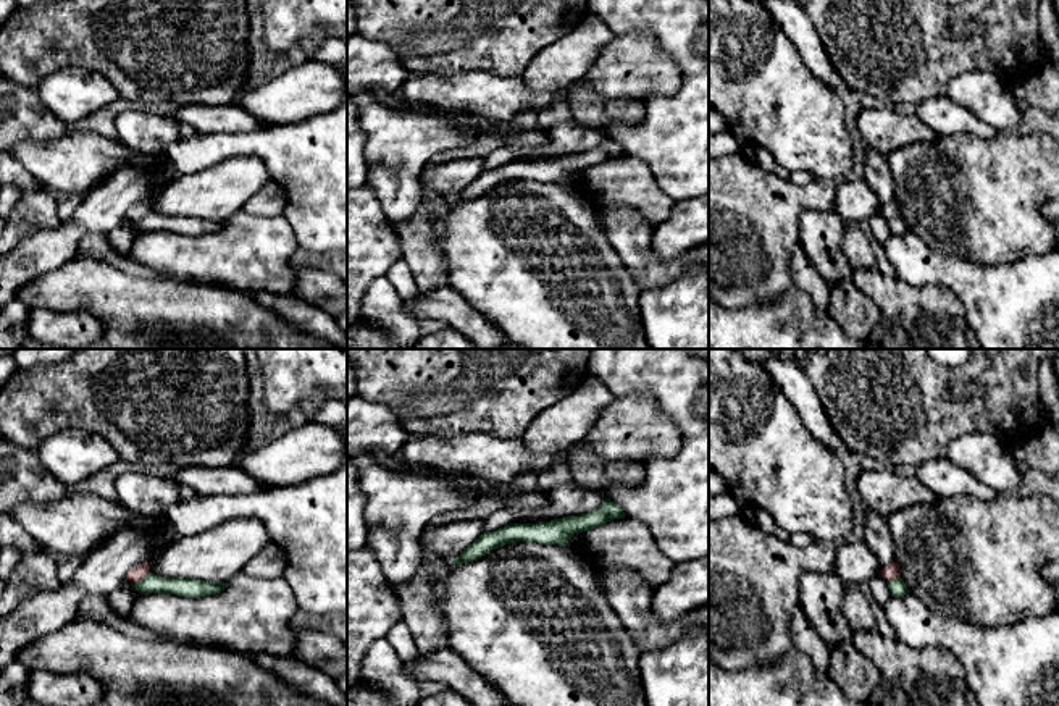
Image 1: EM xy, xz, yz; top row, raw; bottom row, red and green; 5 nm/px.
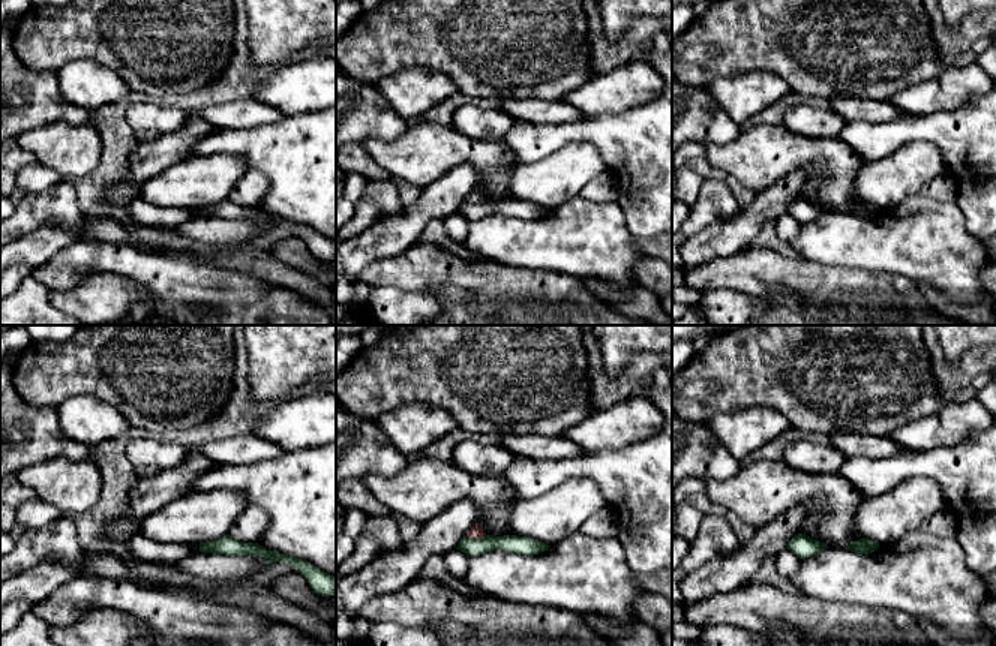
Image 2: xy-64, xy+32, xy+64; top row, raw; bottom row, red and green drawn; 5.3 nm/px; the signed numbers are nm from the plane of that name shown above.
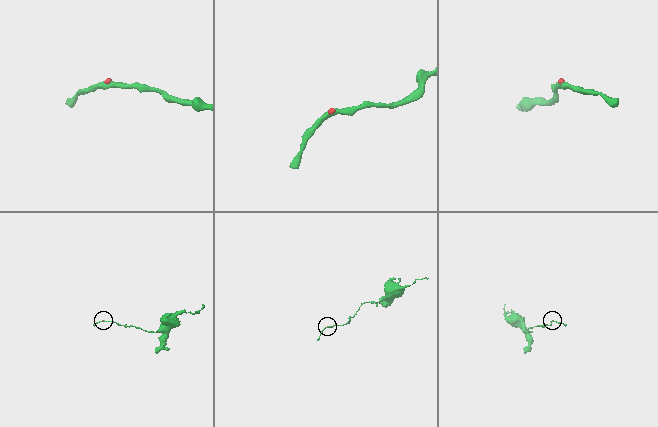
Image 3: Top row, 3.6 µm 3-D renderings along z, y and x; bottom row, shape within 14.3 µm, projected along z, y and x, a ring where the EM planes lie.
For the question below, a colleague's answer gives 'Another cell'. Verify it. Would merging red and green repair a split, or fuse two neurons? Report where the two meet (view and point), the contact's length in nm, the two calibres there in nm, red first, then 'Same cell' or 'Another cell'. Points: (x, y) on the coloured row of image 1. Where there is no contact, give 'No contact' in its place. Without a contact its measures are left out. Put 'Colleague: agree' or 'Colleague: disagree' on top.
Colleague: disagree
Touches red at xy (142, 579). Shared border 110 nm. Thickness 80 nm (red) against 100 nm. Same cell

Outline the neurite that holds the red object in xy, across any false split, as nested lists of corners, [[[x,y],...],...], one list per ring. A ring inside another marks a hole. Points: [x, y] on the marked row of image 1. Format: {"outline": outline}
{"outline": [[[139,564],[132,567],[126,580],[132,582],[136,590],[147,593],[171,593],[186,598],[210,596],[223,591],[228,583],[215,583],[195,578],[166,578],[150,572],[150,564]]]}

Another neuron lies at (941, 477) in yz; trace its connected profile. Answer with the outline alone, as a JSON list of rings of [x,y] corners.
[[[946,457],[931,459],[917,465],[912,477],[925,485],[940,499],[952,496],[973,496],[982,501],[990,501],[998,498],[991,488],[980,483],[975,477],[954,465]]]

